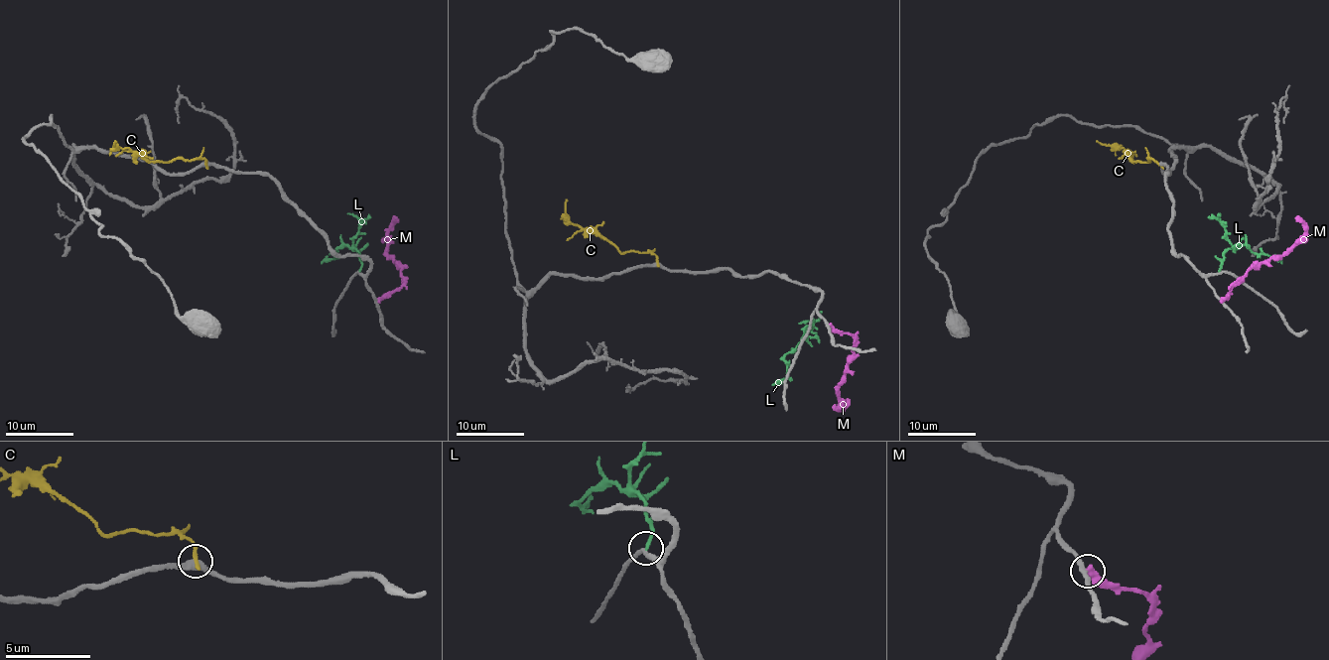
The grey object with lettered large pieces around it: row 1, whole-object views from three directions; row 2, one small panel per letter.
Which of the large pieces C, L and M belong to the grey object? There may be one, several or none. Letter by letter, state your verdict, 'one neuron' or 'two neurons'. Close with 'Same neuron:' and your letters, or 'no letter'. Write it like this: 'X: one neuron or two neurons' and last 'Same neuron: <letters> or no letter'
C: two neurons
L: two neurons
M: two neurons
Same neuron: no letter

